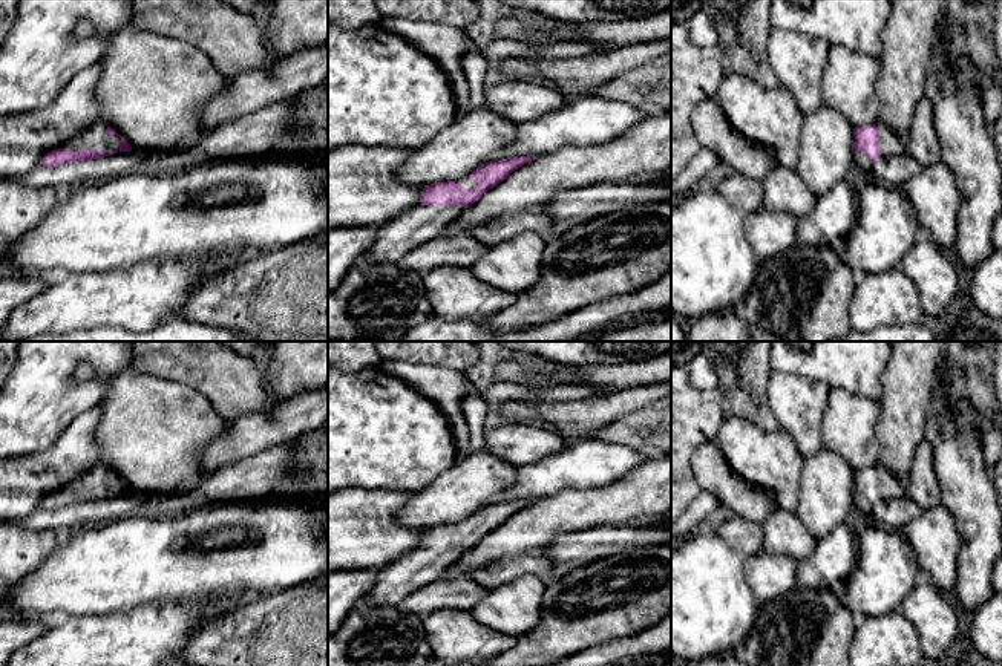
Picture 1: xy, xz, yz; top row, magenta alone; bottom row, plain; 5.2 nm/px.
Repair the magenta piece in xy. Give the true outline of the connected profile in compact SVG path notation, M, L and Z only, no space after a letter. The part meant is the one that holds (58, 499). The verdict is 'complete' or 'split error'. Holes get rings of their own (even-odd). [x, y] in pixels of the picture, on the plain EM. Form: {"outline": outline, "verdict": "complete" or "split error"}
{"outline": "M97 464L60 491L46 496L41 507L55 511L69 505L89 504L130 493L130 487L121 478L103 464Z", "verdict": "split error"}

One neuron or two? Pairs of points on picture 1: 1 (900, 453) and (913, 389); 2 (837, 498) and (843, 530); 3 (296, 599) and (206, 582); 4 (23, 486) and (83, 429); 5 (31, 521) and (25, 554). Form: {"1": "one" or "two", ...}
{"1": "one", "2": "two", "3": "two", "4": "one", "5": "two"}

